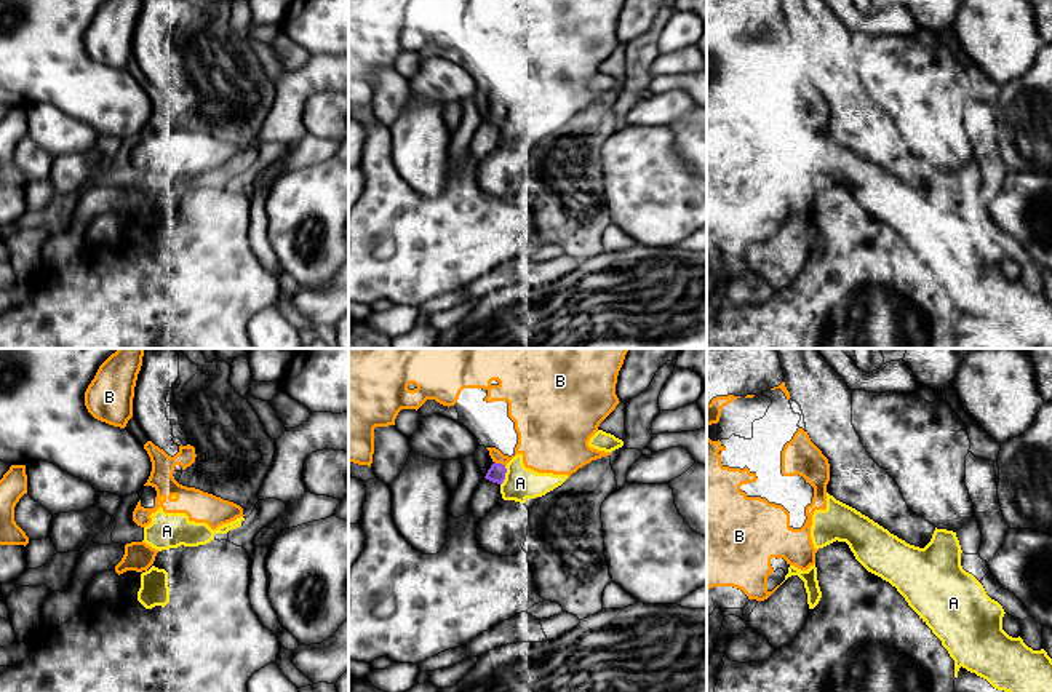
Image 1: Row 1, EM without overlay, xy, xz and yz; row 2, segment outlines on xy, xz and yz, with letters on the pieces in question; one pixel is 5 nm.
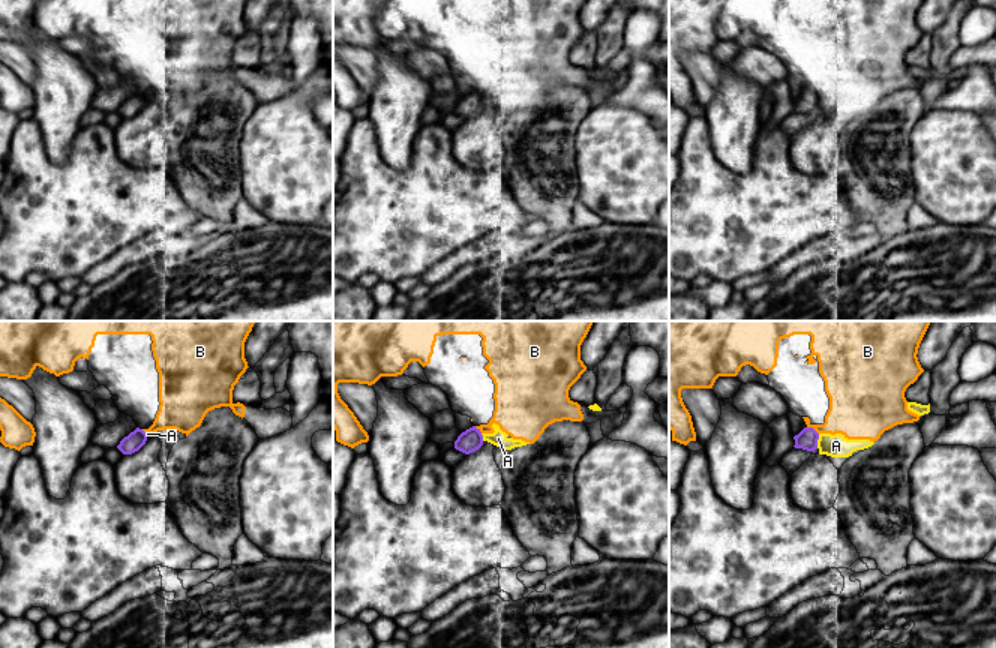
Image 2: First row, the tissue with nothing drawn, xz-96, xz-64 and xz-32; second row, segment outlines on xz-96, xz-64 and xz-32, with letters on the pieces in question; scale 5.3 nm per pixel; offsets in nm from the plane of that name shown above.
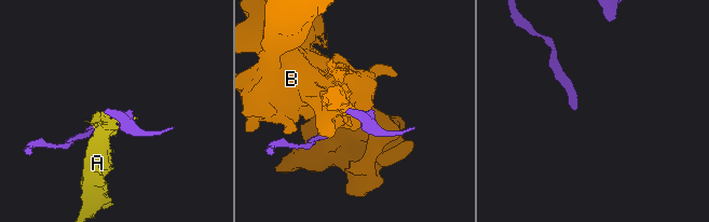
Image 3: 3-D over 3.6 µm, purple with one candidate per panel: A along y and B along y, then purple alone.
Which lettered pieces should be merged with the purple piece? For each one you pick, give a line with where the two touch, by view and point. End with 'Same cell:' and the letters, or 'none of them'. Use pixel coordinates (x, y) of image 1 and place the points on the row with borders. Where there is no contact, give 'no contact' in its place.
Same cell: none of them

